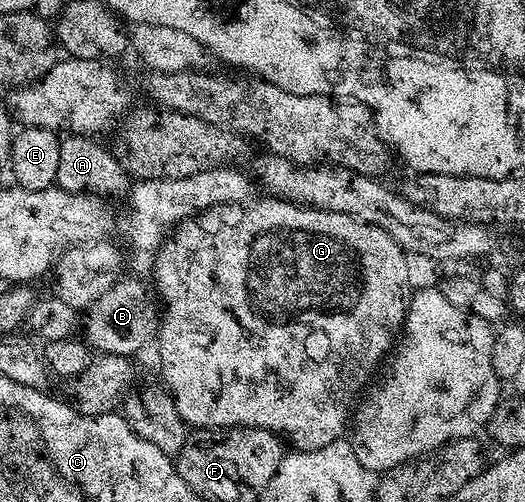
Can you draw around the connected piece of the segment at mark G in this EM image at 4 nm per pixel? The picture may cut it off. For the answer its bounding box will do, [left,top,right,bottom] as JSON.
[152,197,412,451]

